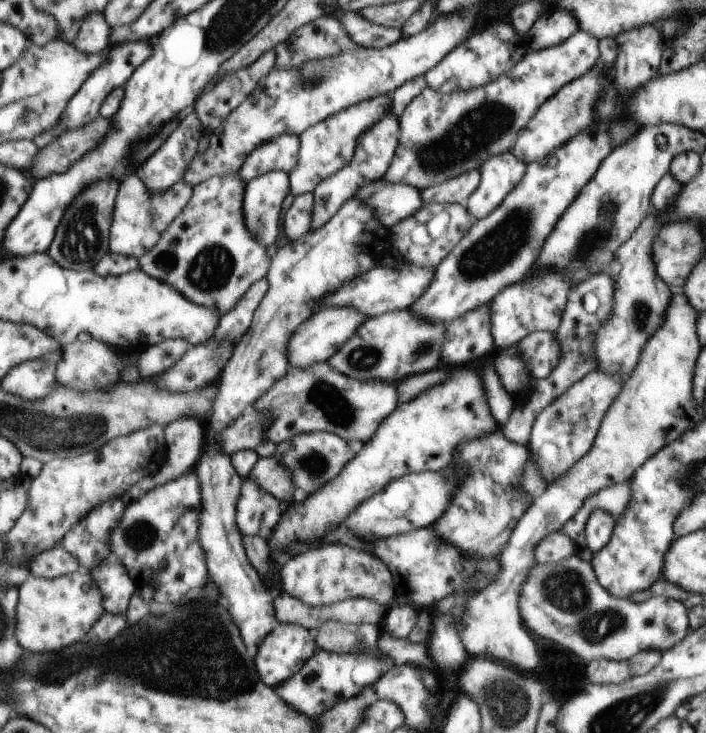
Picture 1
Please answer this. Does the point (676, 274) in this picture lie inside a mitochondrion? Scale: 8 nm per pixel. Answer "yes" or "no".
no

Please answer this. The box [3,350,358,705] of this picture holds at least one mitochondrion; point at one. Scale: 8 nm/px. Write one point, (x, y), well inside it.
(42, 675)

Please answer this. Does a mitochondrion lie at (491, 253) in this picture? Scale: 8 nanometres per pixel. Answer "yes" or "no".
yes

